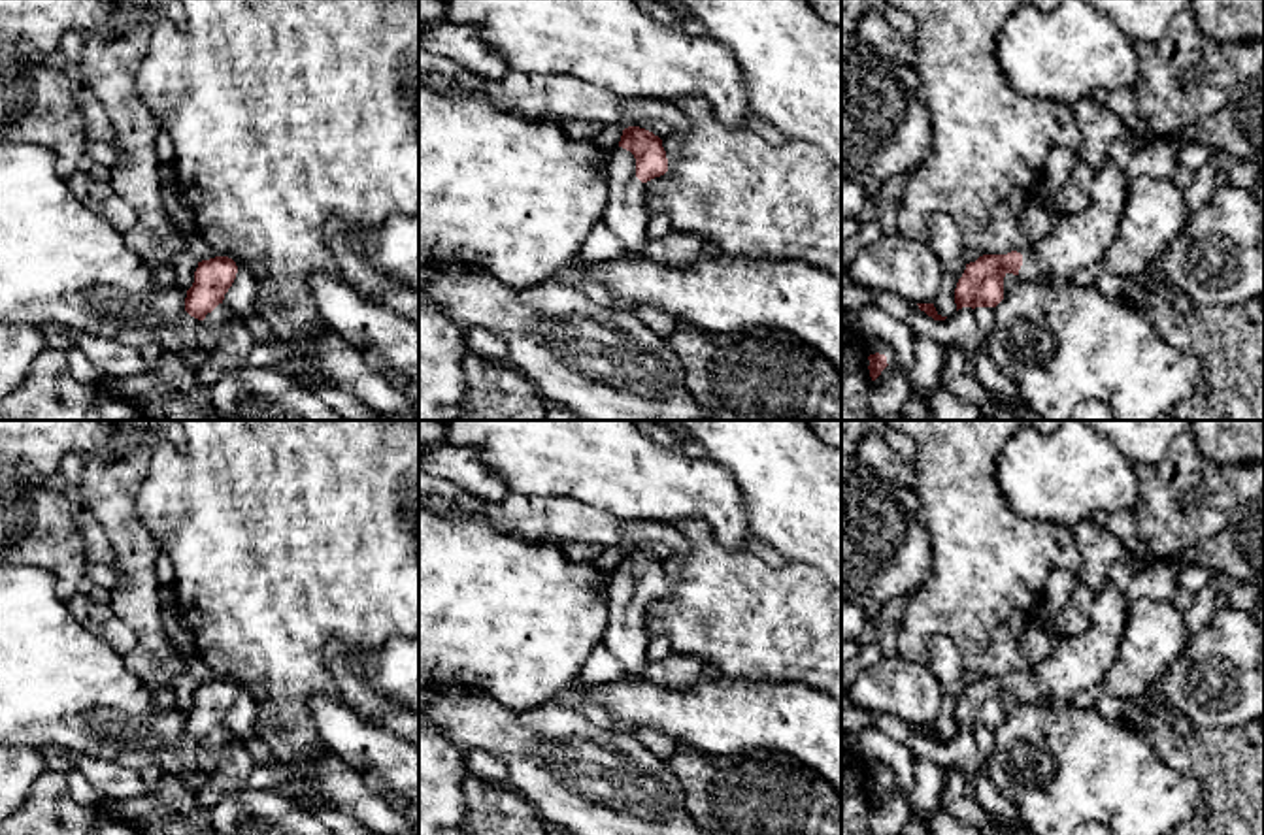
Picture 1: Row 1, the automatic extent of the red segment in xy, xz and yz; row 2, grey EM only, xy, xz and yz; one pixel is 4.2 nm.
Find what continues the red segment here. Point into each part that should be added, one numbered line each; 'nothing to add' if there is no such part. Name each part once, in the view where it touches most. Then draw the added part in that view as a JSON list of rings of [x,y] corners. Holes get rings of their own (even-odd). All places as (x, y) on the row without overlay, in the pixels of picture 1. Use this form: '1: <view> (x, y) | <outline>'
1: xz (627, 639) | [[[617,569],[607,582],[607,626],[604,647],[619,660],[624,679],[645,680],[649,667],[645,605],[636,599],[636,581]]]
2: yz (878, 768) | [[[873,761],[873,765],[868,769],[868,777],[885,777],[887,778],[887,786],[892,788],[894,786],[894,775],[892,769],[883,763],[883,761]]]

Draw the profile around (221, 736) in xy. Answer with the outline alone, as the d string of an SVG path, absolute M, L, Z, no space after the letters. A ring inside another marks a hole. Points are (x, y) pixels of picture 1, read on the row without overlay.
M219 726L211 735L206 737L204 748L206 752L219 750L232 741L241 741L241 737L236 735L230 728Z

